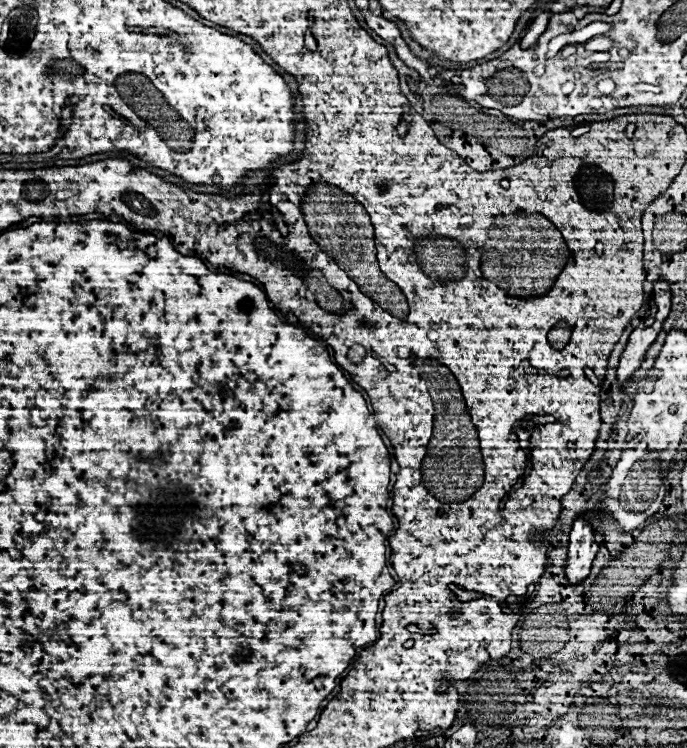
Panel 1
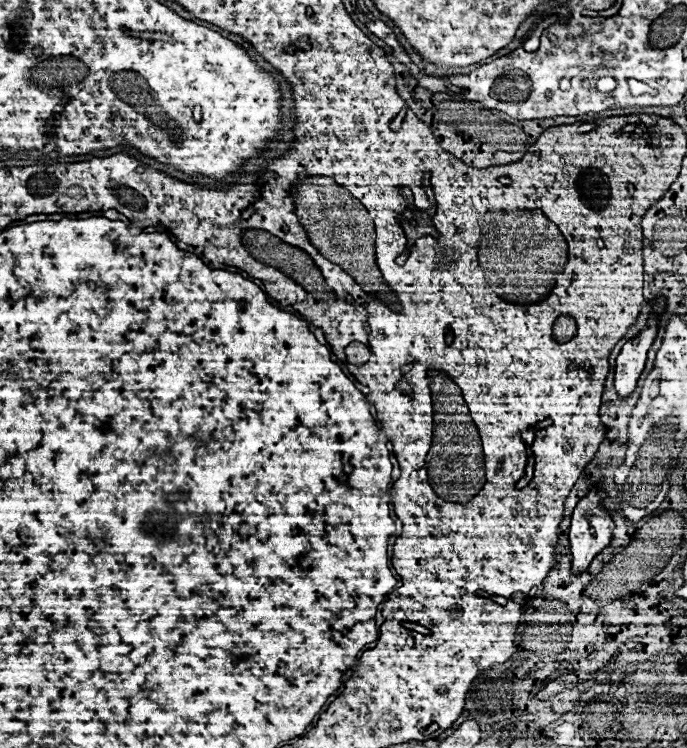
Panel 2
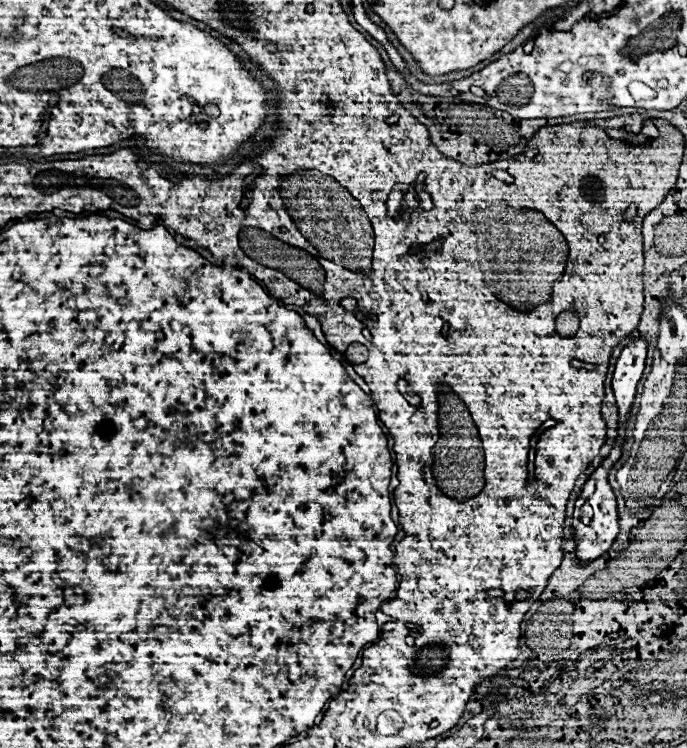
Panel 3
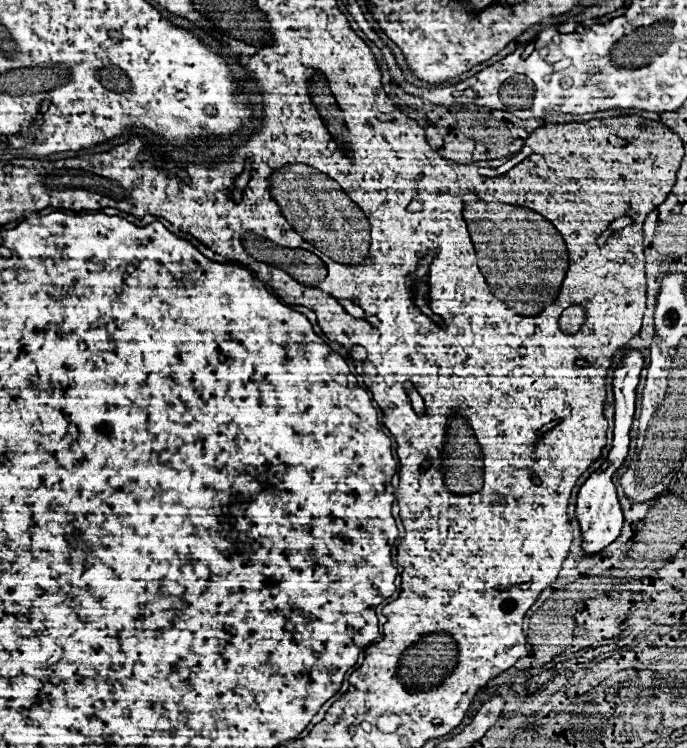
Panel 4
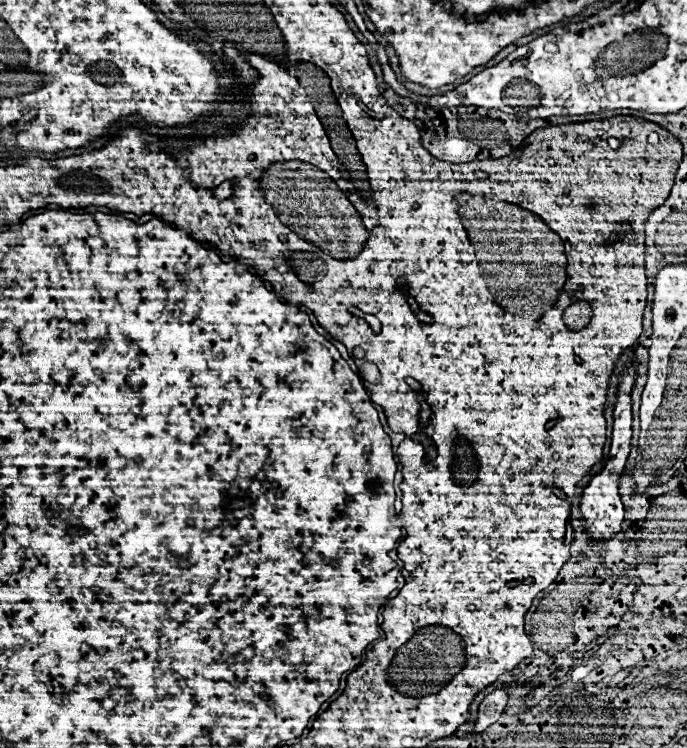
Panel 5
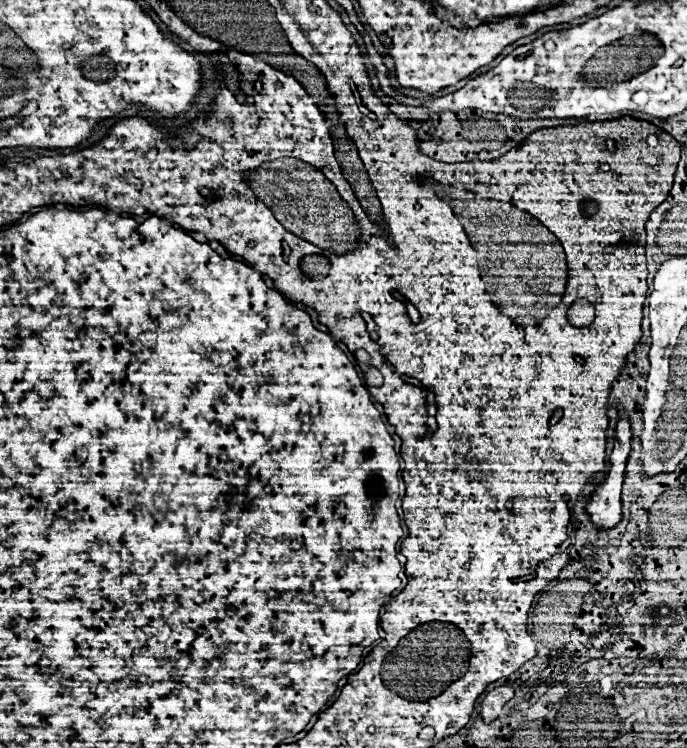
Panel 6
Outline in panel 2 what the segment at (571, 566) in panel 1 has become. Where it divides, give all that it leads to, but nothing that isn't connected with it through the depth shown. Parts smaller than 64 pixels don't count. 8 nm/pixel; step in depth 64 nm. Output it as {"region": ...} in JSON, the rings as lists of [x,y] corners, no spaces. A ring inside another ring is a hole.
{"region":[[[592,488],[584,498],[578,500],[572,524],[570,524],[570,544],[572,544],[572,572],[586,572],[590,562],[610,546],[612,532],[616,528],[610,510],[604,506],[608,494],[602,488]]]}

